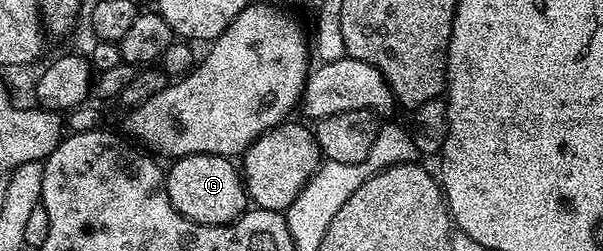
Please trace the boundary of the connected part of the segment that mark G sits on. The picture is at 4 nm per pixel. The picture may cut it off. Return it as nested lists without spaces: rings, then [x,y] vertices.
[[[186,155],[173,160],[166,171],[166,192],[184,217],[209,227],[233,223],[247,210],[248,196],[239,168],[225,155]]]

